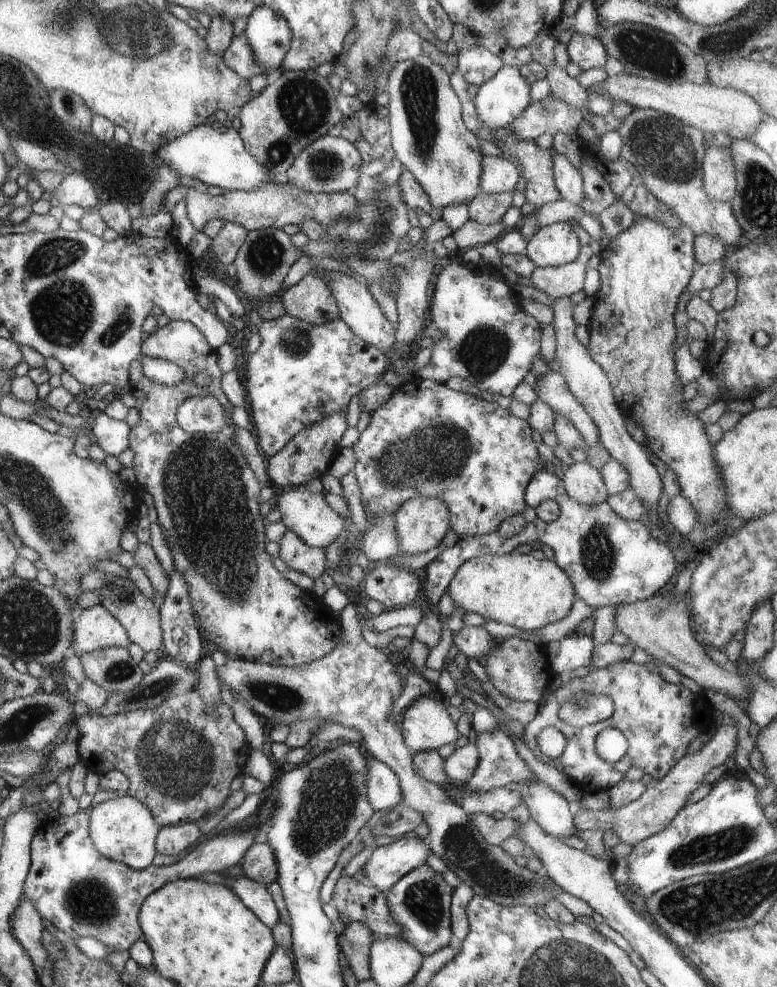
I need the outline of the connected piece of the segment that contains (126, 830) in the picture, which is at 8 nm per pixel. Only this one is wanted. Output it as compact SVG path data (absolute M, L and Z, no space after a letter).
M120 794L120 798L106 800L90 807L89 813L89 835L101 855L134 870L142 870L152 865L157 852L155 840L161 828L147 806L130 795Z

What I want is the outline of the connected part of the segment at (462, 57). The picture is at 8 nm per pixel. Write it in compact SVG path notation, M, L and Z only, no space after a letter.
M478 46L468 51L463 50L457 58L457 68L468 84L482 86L502 67L503 62L486 47Z

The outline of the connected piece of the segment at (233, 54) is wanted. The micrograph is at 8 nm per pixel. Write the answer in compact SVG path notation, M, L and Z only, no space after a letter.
M245 31L233 36L231 43L222 54L224 62L243 79L255 74L263 74L263 68L257 63L254 49L251 49Z

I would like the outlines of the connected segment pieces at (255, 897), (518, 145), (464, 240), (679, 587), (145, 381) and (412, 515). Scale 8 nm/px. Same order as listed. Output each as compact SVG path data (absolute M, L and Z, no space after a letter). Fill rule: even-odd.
M241 863L221 874L228 880L226 886L233 890L244 906L247 906L268 928L273 929L281 921L267 885L246 876Z
M508 128L492 129L492 132L500 139L501 146L498 145L498 148L519 160L517 166L527 180L526 202L539 209L546 203L562 199L555 185L553 158L549 150L540 150L535 141L519 139Z
M468 219L465 224L451 235L455 238L458 248L478 248L488 242L494 243L508 228L502 221L494 224L481 223Z
M695 552L695 558L677 568L674 581L667 591L656 593L650 598L617 606L615 610L615 630L619 630L629 638L631 644L642 648L644 652L660 664L666 664L680 674L692 678L703 689L711 689L727 694L733 698L740 708L746 711L751 685L733 669L718 666L704 651L704 647L692 635L689 606L684 596L691 587L692 571L702 560L702 552Z
M170 321L166 326L158 328L156 332L146 335L146 338L141 344L141 358L142 357L152 357L154 359L162 359L172 364L176 364L184 371L184 376L173 385L167 385L164 383L159 383L150 380L143 371L143 364L140 359L134 359L129 366L129 388L125 392L130 392L136 400L136 410L138 410L139 422L136 426L131 428L129 434L129 448L134 452L133 465L134 474L136 475L136 481L141 485L144 492L148 492L150 496L154 499L155 509L157 512L157 519L160 528L163 530L165 539L168 541L168 546L170 547L173 561L174 569L178 574L182 575L182 578L186 581L189 588L189 595L192 605L193 613L197 618L197 623L202 633L206 635L206 640L213 642L218 649L228 650L232 654L236 654L238 658L248 659L251 661L256 661L258 663L266 663L267 665L272 665L275 667L301 667L302 665L307 665L308 663L314 662L316 659L321 659L324 655L327 655L338 647L343 642L343 630L341 624L339 623L339 618L334 615L332 610L327 610L324 607L324 603L320 601L318 596L313 596L309 591L302 590L298 588L295 584L290 581L286 581L282 576L282 573L275 567L273 563L273 558L266 553L265 546L268 542L265 535L265 526L262 521L262 512L260 511L261 503L261 490L263 485L261 484L258 477L254 474L252 468L246 462L240 447L236 444L234 440L234 427L235 424L225 424L219 431L214 431L211 433L204 433L202 436L198 434L192 434L190 436L176 420L178 407L187 399L192 398L197 395L208 395L218 399L223 410L228 410L232 408L232 403L228 401L226 395L220 387L220 381L222 378L222 372L220 367L218 367L218 357L217 350L212 350L210 345L207 343L204 335L188 321ZM201 370L206 371L210 377L210 384L206 387L199 387L194 384L192 380L192 375L194 371Z
M436 497L408 499L395 514L401 551L411 556L436 548L451 529L449 518L447 504Z

